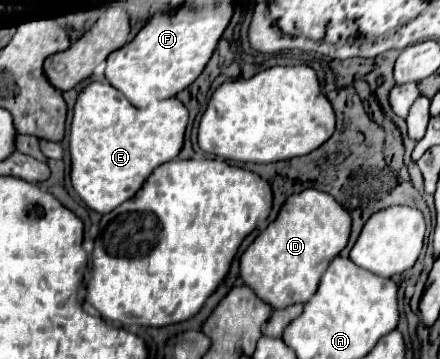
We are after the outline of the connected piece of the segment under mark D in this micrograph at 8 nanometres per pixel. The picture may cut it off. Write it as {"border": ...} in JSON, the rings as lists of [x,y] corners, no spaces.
{"border":[[[304,190],[302,194],[294,194],[282,206],[278,218],[270,222],[270,226],[254,240],[254,244],[242,254],[242,278],[246,286],[256,290],[262,300],[268,300],[270,306],[286,308],[292,304],[306,304],[318,290],[320,278],[326,272],[328,264],[346,248],[352,232],[352,218],[348,210],[344,210],[330,194],[320,190]]]}

